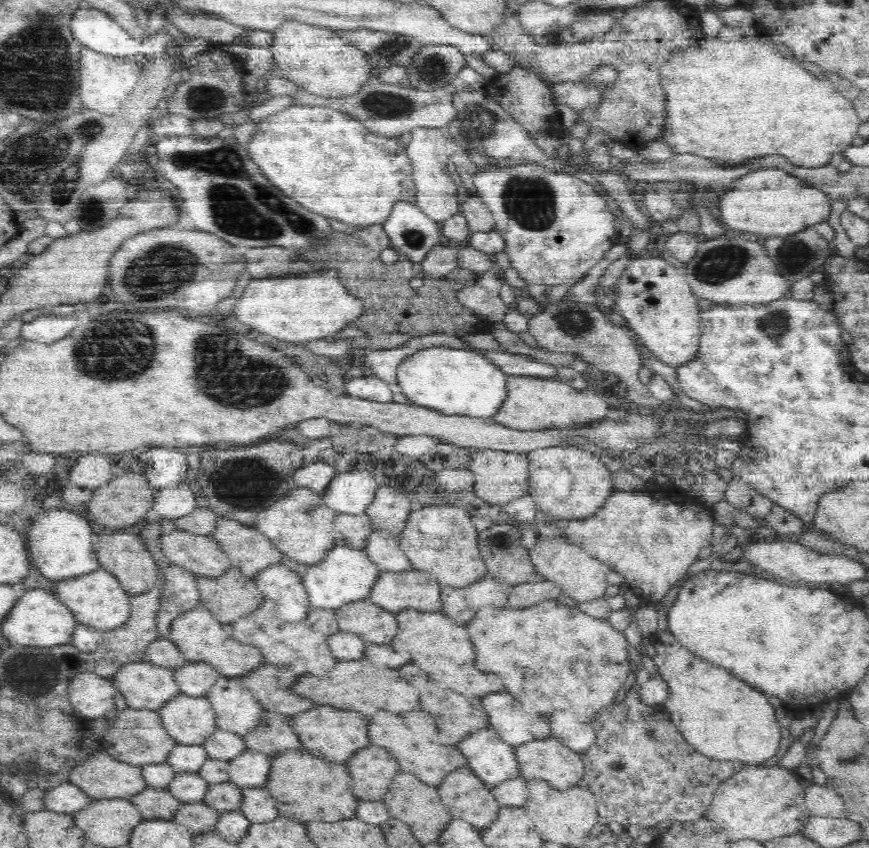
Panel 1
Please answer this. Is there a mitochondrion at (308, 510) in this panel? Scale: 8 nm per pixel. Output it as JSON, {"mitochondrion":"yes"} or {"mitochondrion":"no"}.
{"mitochondrion":"yes"}

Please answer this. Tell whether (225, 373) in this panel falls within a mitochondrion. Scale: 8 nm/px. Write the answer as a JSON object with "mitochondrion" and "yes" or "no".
{"mitochondrion":"yes"}

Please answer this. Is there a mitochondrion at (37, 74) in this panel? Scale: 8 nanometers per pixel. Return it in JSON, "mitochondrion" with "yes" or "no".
{"mitochondrion":"yes"}

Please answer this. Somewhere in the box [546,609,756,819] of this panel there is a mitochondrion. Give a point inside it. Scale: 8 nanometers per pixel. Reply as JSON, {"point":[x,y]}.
{"point":[656,729]}

